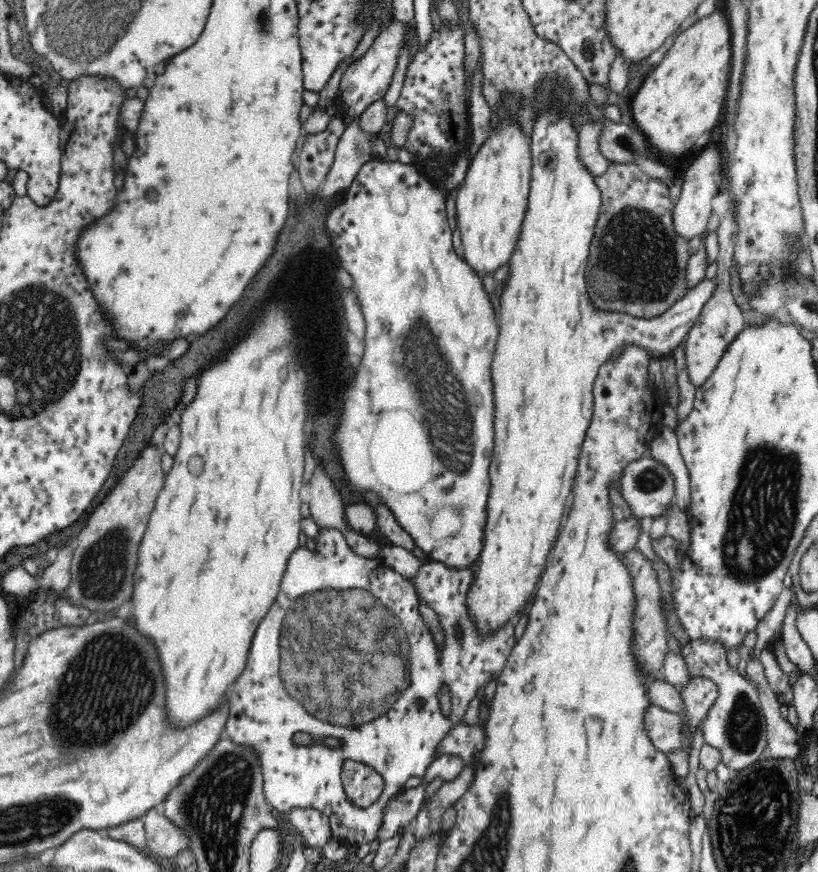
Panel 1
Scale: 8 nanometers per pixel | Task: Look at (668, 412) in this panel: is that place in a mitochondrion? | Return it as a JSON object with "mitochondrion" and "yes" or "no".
{"mitochondrion":"no"}

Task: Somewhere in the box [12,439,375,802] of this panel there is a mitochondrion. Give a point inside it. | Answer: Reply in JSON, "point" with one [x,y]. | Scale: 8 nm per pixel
{"point":[113,669]}

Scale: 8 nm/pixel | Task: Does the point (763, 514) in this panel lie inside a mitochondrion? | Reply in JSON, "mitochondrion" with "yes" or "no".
{"mitochondrion":"yes"}

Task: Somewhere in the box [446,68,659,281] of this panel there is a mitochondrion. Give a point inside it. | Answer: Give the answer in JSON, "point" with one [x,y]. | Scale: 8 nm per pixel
{"point":[628,144]}

